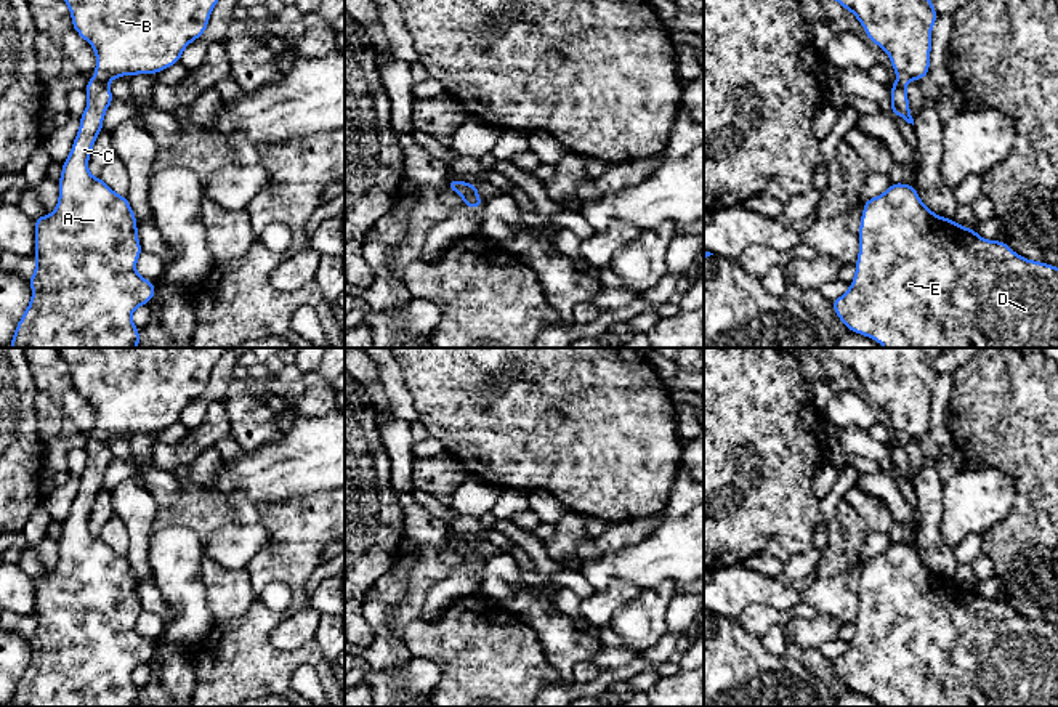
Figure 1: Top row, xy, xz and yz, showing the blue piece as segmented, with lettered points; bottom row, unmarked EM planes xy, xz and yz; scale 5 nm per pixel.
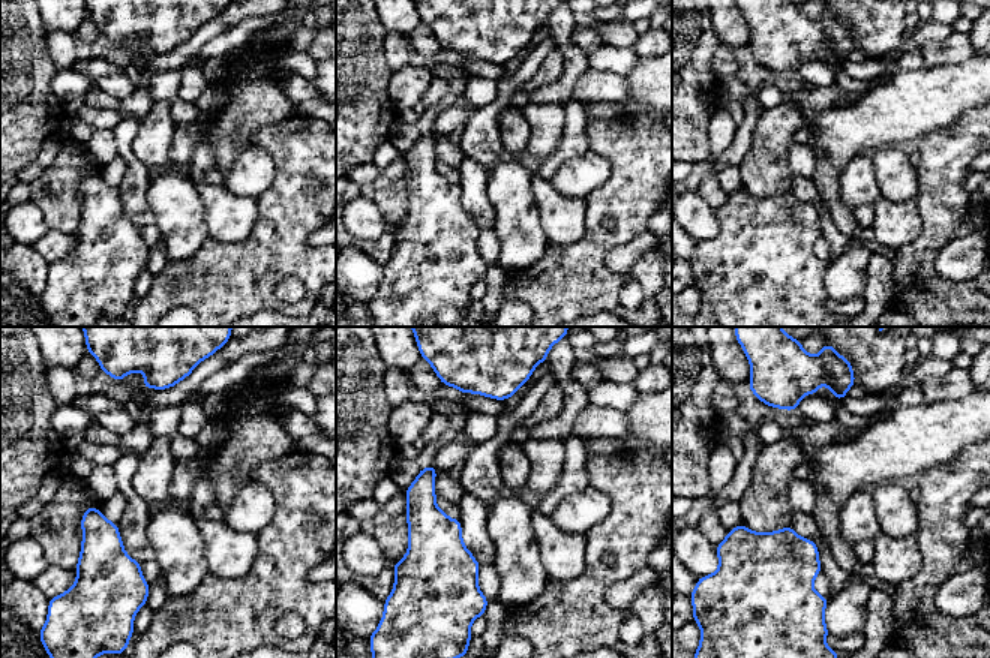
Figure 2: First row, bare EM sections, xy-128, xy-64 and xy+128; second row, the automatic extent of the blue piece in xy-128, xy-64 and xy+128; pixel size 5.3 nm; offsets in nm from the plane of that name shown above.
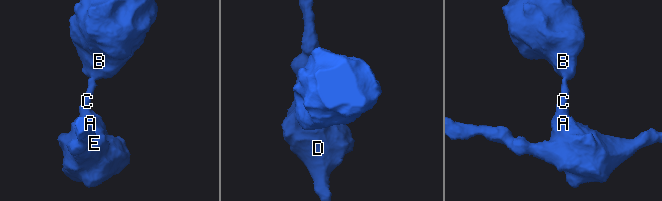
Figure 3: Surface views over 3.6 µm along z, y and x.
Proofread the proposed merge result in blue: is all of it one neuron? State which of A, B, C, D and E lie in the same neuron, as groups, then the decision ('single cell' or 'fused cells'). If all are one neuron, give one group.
A B C D E | single cell

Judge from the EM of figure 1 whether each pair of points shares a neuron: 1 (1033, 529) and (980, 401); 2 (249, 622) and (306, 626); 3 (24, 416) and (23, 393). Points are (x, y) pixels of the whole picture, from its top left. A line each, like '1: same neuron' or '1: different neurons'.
1: same neuron
2: different neurons
3: same neuron

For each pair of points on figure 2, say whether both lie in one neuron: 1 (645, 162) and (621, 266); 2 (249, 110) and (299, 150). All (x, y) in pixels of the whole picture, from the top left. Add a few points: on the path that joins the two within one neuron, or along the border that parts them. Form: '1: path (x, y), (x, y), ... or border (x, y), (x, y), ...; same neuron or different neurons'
1: border (647, 230), (609, 252), (606, 257), (609, 270); different neurons
2: border (296, 113), (276, 123), (261, 125), (251, 143); different neurons

